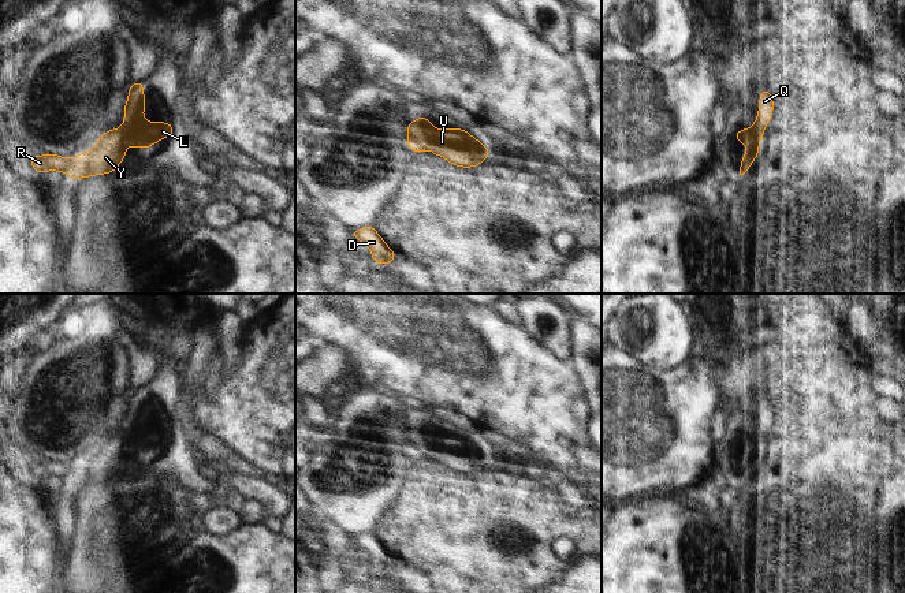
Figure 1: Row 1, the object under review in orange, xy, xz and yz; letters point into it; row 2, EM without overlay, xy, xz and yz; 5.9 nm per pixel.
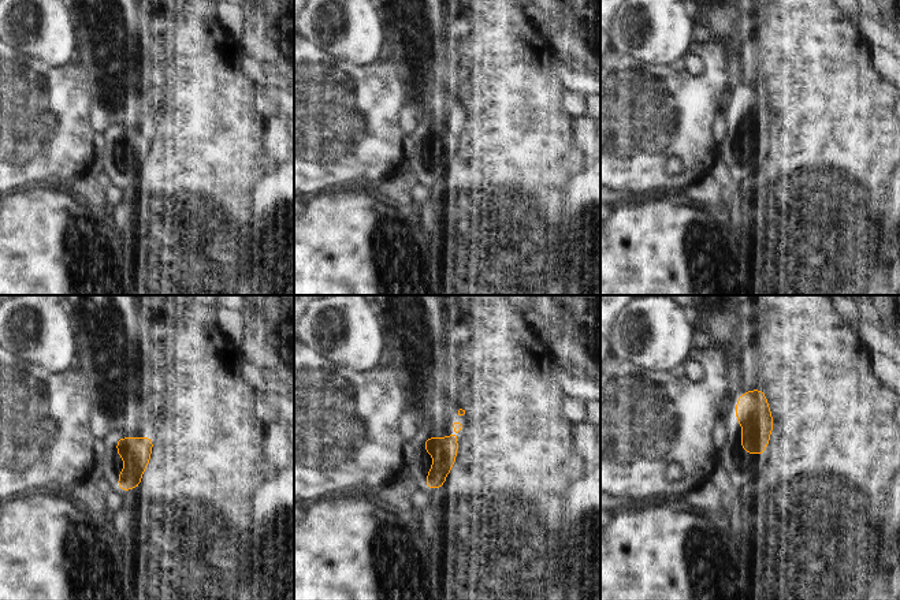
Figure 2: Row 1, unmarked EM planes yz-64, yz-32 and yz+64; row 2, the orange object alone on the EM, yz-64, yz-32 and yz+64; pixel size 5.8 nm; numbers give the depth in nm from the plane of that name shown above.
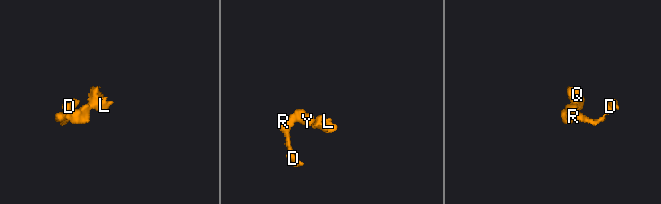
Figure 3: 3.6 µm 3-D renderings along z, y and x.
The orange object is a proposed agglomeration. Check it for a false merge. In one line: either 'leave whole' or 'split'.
leave whole

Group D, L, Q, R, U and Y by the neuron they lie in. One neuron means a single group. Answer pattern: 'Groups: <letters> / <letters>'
Groups: D L Q R U Y.

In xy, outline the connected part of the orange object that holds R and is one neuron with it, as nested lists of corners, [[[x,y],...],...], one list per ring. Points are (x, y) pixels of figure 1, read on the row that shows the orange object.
[[[134,82],[129,89],[120,128],[103,133],[90,152],[79,153],[75,158],[44,154],[33,156],[30,164],[40,175],[45,171],[59,171],[68,174],[71,180],[113,172],[126,157],[127,146],[150,148],[174,135],[175,128],[170,123],[148,122],[142,116],[144,111],[144,85]]]

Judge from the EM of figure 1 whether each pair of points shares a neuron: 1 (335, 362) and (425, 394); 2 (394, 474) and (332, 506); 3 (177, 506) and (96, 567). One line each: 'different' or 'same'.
1: different
2: same
3: same

